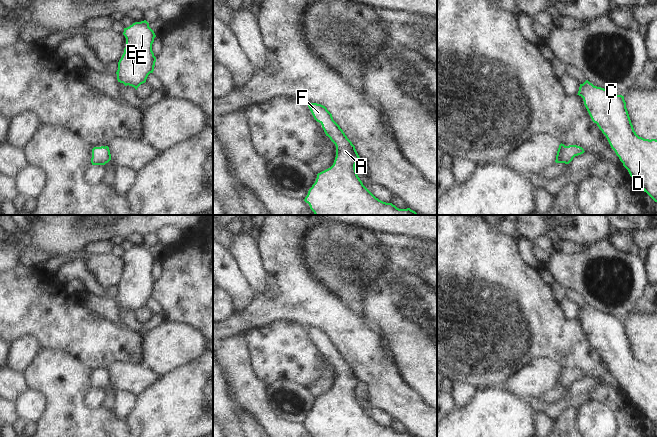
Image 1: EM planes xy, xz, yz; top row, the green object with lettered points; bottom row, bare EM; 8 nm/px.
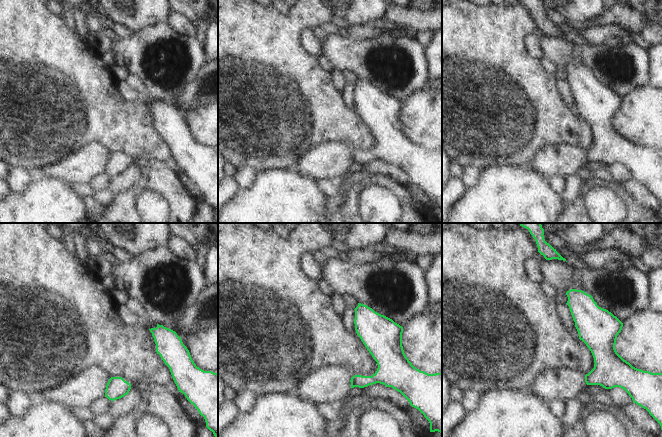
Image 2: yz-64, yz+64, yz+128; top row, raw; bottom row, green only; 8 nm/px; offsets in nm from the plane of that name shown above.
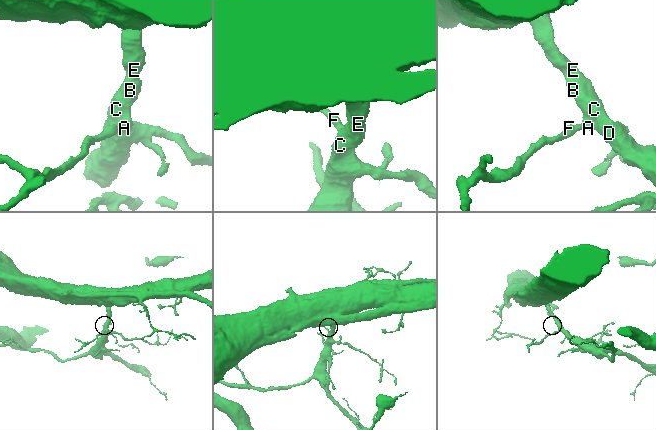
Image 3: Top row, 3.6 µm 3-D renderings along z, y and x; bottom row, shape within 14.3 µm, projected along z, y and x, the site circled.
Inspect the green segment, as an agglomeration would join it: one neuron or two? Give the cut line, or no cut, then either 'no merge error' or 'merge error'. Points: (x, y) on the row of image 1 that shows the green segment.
no cut | no merge error

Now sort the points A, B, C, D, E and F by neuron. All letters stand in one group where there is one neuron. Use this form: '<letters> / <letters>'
A B C D E F

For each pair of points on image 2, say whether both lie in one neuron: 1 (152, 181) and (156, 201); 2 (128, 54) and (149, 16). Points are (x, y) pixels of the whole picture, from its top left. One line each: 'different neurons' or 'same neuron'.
1: different neurons
2: different neurons

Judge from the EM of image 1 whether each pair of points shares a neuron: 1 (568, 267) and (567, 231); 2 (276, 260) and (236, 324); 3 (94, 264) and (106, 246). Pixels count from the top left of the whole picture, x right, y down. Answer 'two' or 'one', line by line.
1: two
2: one
3: two

